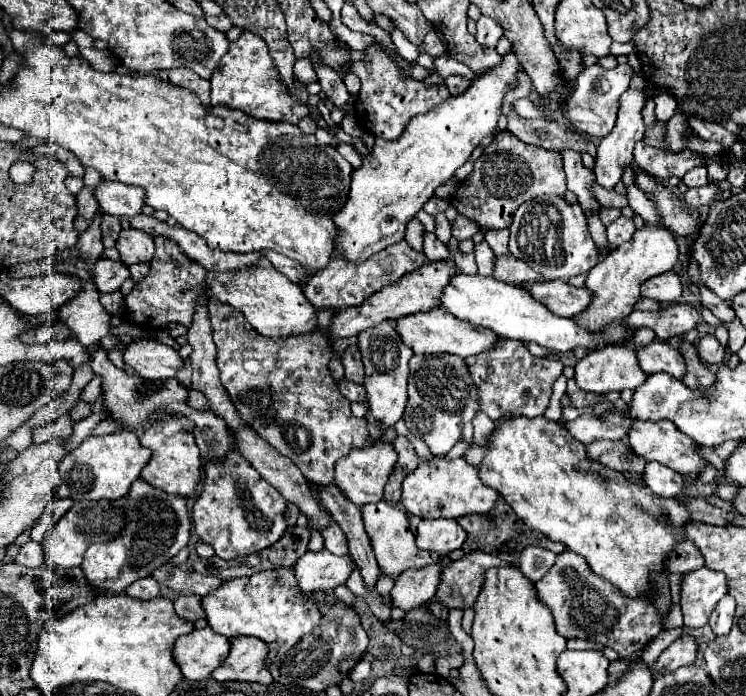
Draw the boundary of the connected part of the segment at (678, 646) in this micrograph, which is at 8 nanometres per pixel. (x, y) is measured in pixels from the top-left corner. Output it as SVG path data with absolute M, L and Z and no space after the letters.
M683 634L677 638L669 648L665 648L659 656L659 660L651 666L653 672L657 670L677 670L681 666L689 666L695 662L697 656L697 638Z

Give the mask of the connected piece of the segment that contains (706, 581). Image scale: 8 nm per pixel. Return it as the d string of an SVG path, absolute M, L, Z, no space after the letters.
M705 566L683 574L681 580L681 612L687 628L705 626L713 606L727 594L727 582L723 572L709 570Z

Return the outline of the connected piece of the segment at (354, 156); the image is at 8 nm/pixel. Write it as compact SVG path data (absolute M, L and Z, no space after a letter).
M341 142L341 144L339 144L339 152L345 156L345 160L351 164L353 170L357 169L357 166L361 164L361 156L359 156L349 144L343 144L343 142Z

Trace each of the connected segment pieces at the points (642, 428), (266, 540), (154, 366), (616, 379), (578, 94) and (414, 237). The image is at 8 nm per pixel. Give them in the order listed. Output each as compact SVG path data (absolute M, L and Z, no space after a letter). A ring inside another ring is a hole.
M633 420L629 426L629 446L637 456L645 460L655 460L679 474L689 474L689 472L699 472L705 466L705 460L699 456L695 450L695 442L685 436L683 432L677 430L677 426L669 420L657 420L657 422L643 422L643 420Z
M229 452L223 460L211 460L203 470L203 490L193 504L193 526L197 536L211 544L219 558L233 560L259 552L285 534L287 502L239 452Z
M137 338L127 344L123 352L125 364L135 368L137 376L145 380L167 380L173 378L175 372L183 366L183 358L171 346L157 342L151 338Z
M629 346L593 350L575 366L577 386L593 394L621 392L625 388L635 390L645 378L647 374L641 372L635 352Z
M599 64L587 66L577 76L575 88L569 94L569 100L565 104L565 116L571 122L571 126L579 134L585 134L589 138L605 138L613 130L613 124L617 120L617 110L619 110L619 96L629 88L631 76L633 76L633 68L629 64L619 64L617 68L611 68L611 70ZM591 86L597 100L591 100Z
M413 218L408 224L405 231L405 239L407 243L415 250L422 251L423 249L423 235L425 232L422 224L419 224L417 218Z

